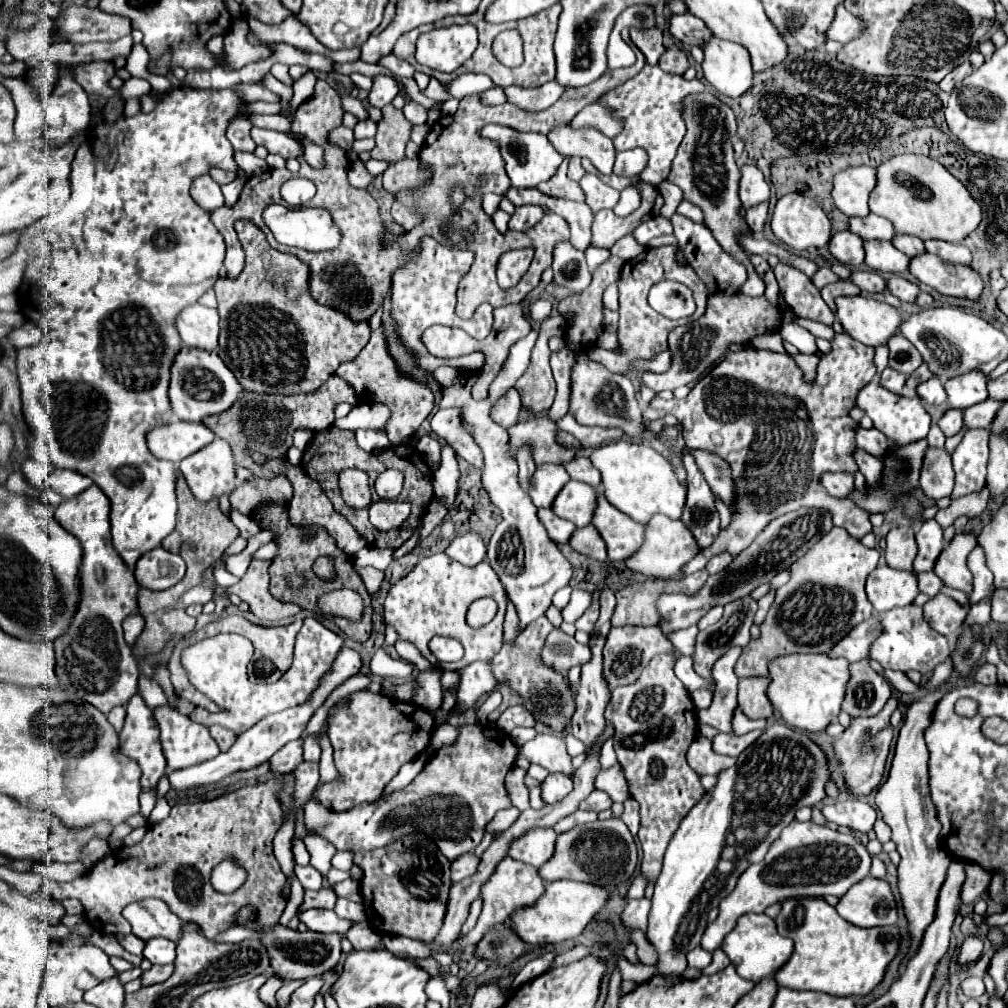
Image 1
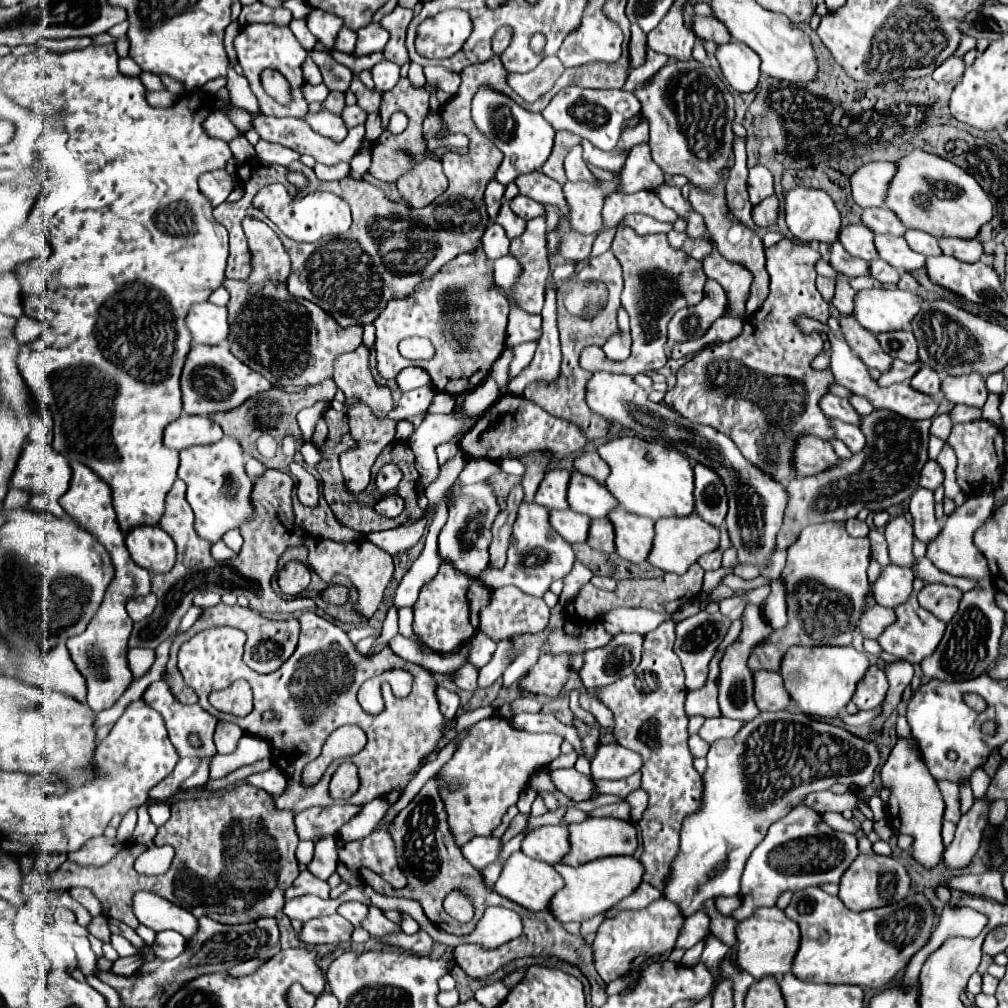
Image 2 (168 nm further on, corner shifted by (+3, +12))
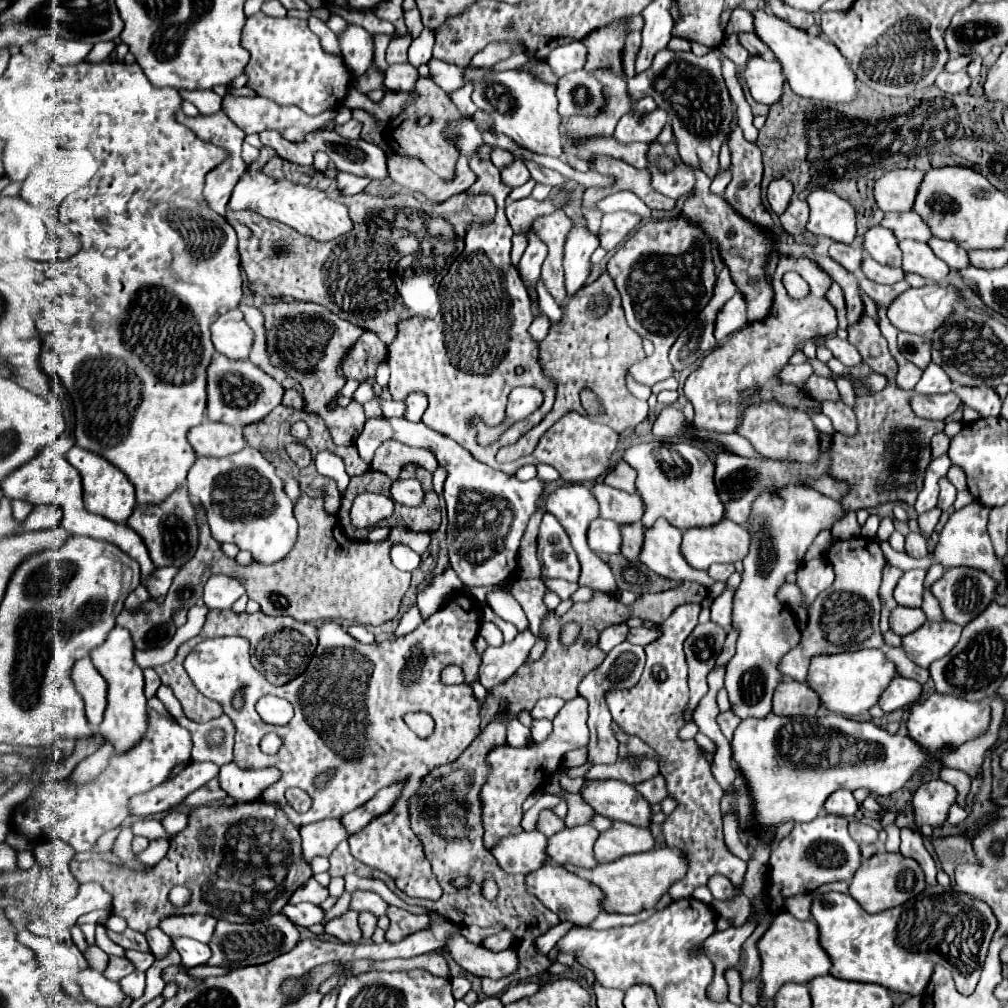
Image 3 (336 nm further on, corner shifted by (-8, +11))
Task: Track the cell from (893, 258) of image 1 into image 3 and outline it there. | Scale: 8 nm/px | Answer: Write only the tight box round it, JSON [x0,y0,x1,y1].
[901,241,949,281]

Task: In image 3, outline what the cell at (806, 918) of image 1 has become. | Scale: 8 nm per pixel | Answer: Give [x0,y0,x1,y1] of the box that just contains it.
[811,887,997,995]

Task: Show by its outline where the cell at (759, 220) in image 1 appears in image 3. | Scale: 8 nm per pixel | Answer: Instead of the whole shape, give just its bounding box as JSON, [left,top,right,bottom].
[779,197,809,235]

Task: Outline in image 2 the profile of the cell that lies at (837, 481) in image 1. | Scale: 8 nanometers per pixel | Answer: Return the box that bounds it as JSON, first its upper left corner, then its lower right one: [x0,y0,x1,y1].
[794,436,840,476]

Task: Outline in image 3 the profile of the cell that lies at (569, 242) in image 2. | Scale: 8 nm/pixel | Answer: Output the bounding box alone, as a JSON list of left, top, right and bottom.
[599,211,643,251]

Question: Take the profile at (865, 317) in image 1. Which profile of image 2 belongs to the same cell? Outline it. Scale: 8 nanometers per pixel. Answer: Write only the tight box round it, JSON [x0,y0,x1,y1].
[854,288,922,334]

